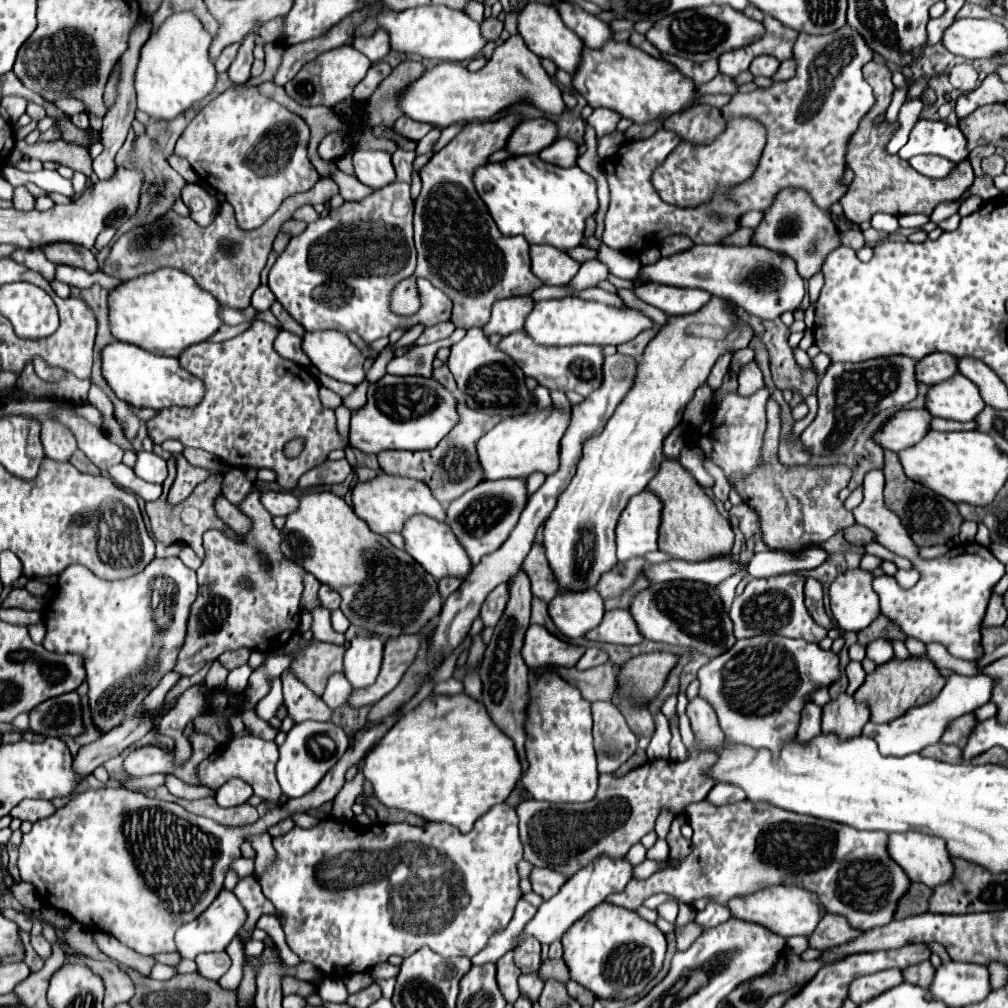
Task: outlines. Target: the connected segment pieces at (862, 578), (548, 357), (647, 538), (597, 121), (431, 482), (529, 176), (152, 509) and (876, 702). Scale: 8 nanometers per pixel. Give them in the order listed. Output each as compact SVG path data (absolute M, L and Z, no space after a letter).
M849 570L831 584L831 614L841 630L859 632L879 616L879 596L871 588L873 576L865 570Z
M513 332L511 336L505 336L499 342L499 348L503 348L503 352L511 354L513 360L519 364L519 368L523 368L523 372L531 378L535 378L541 386L545 386L549 392L577 392L583 398L587 398L591 392L595 392L599 388L599 384L603 382L603 348L601 346L585 346L585 344L575 344L575 346L539 346L533 344L533 340L523 332Z
M651 492L635 494L621 512L617 534L617 558L627 562L657 550L657 528L661 522L661 502Z
M595 108L593 114L587 118L587 124L591 124L597 132L597 138L615 132L617 122L621 120L621 116L617 112L611 112L609 108Z
M463 402L459 404L459 414L461 420L459 424L437 444L437 448L433 450L423 450L423 452L381 452L379 458L379 466L385 474L397 474L397 476L407 476L407 478L415 478L425 482L433 496L441 502L441 504L449 504L451 500L455 500L455 496L461 496L467 488L473 488L475 484L481 482L481 472L479 472L479 462L475 460L475 442L489 432L495 424L499 424L499 416L487 416L481 412L475 412L471 408L467 408Z
M527 154L527 156L511 156L505 162L497 164L485 164L483 168L477 168L475 172L475 188L483 202L487 204L495 224L505 236L525 236L529 244L549 244L555 246L563 252L575 248L583 240L583 230L585 230L585 220L589 216L595 216L599 210L599 200L597 200L597 182L593 176L583 172L579 166L571 168L561 168L547 164L539 160L537 154Z
M169 458L169 460L167 460L167 466L169 466L169 476L167 476L167 480L163 482L163 494L161 494L161 498L155 500L155 502L147 502L147 504L145 504L145 510L147 510L147 516L149 516L149 520L151 520L151 528L153 528L155 538L157 538L159 542L167 544L167 546L169 546L169 544L189 544L199 558L205 556L203 544L201 544L201 536L203 536L207 530L211 530L211 528L223 530L225 534L229 534L231 538L235 538L235 540L239 542L241 538L239 538L239 536L217 516L217 512L215 512L215 502L217 502L219 496L223 496L223 492L221 492L223 476L221 476L221 474L211 474L205 482L197 484L197 488L193 490L193 494L191 494L185 502L181 502L181 504L177 504L177 506L169 506L169 504L167 504L167 492L169 492L173 480L175 480L175 458Z
M925 654L909 656L905 660L891 658L889 662L879 664L871 674L867 674L863 686L857 688L855 698L869 704L871 722L883 724L883 722L891 722L891 720L903 716L913 706L921 706L921 704L927 704L929 700L933 700L941 692L945 682L947 682L947 678L941 676L941 672L933 664L933 660Z

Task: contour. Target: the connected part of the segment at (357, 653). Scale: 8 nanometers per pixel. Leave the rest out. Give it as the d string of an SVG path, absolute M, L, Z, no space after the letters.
M377 634L355 636L345 652L345 678L353 688L365 688L375 682L383 656L383 640Z

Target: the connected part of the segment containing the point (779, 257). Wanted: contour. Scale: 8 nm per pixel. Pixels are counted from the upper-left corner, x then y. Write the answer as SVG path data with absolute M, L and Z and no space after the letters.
M759 244L749 246L693 246L691 250L667 256L639 270L639 282L657 282L681 288L701 288L717 298L731 300L761 320L775 320L787 310L797 310L805 296L805 282L787 254L773 252Z

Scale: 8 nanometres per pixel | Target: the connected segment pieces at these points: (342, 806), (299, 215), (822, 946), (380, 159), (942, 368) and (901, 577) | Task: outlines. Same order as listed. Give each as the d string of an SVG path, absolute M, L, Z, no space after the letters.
M364 758L358 764L358 772L355 778L351 782L345 782L345 788L333 800L331 816L337 818L337 820L351 820L353 818L351 806L353 806L357 794L361 794L361 790L363 790L363 774L361 772L363 760Z
M301 206L295 210L293 214L295 220L303 220L303 222L315 222L319 218L319 214L313 210L313 206Z
M827 912L821 922L819 928L815 928L815 932L809 936L809 944L811 948L819 948L819 950L829 950L841 944L847 944L855 938L859 938L863 932L861 930L853 930L847 920L839 914Z
M357 150L353 154L353 168L357 180L369 188L383 188L395 182L395 170L389 152Z
M945 352L927 354L915 366L917 380L923 382L923 384L927 384L927 386L945 382L945 380L953 378L957 372L959 372L957 370L957 358L951 356L951 354L945 354Z
M913 566L911 570L897 570L895 578L899 580L899 586L903 588L911 588L917 580L919 580L919 570Z

